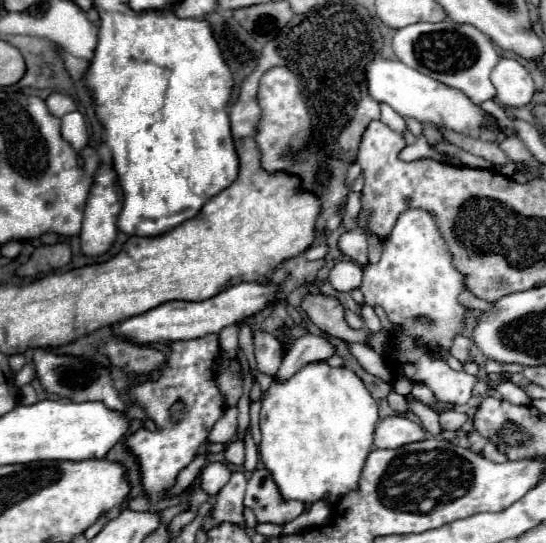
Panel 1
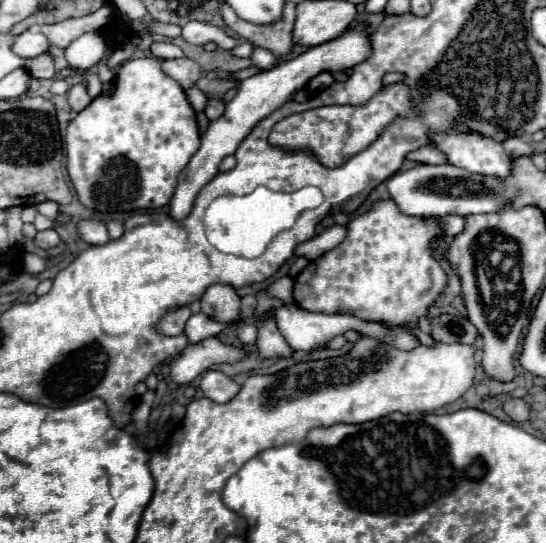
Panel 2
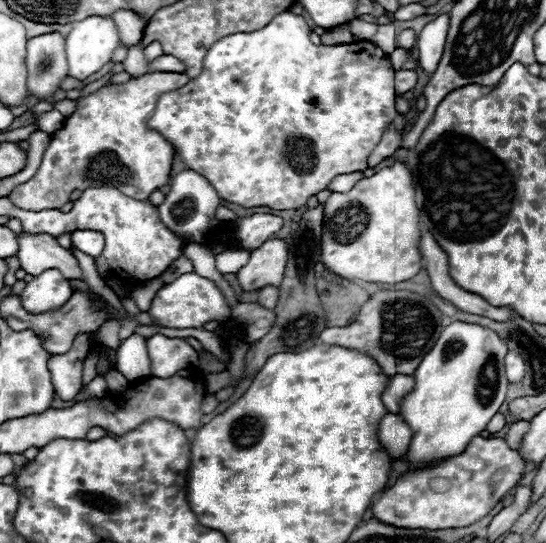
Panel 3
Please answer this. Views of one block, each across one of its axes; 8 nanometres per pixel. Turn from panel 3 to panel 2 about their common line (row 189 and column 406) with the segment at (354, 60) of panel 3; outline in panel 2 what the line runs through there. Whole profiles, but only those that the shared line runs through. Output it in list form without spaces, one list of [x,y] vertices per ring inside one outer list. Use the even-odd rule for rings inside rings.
[[[392,198],[376,202],[368,212],[356,216],[348,224],[346,238],[314,262],[310,262],[294,278],[294,300],[298,308],[322,314],[354,314],[366,322],[386,322],[396,326],[418,326],[420,316],[428,316],[428,310],[446,290],[446,272],[432,256],[430,242],[444,236],[444,222],[440,216],[420,218],[402,214]]]

